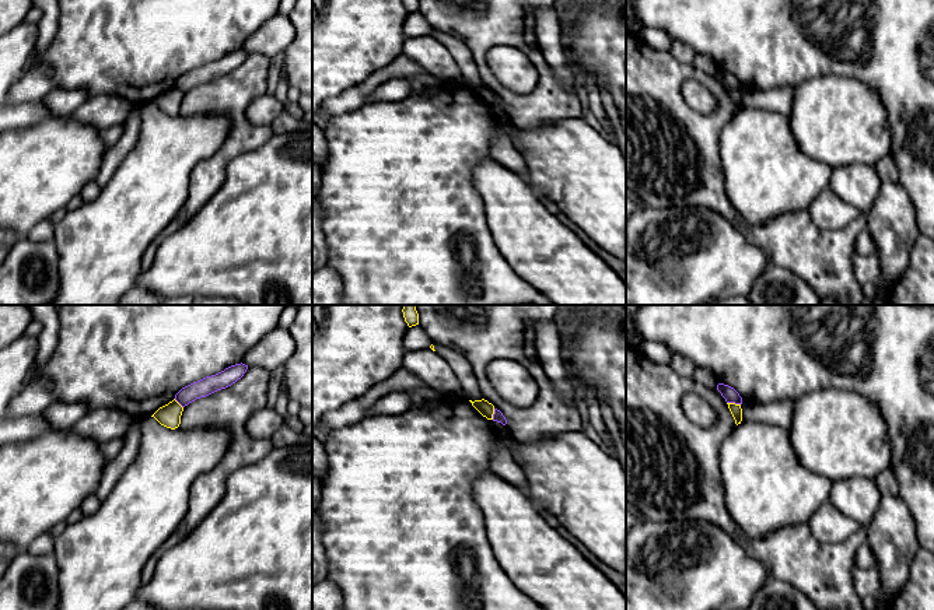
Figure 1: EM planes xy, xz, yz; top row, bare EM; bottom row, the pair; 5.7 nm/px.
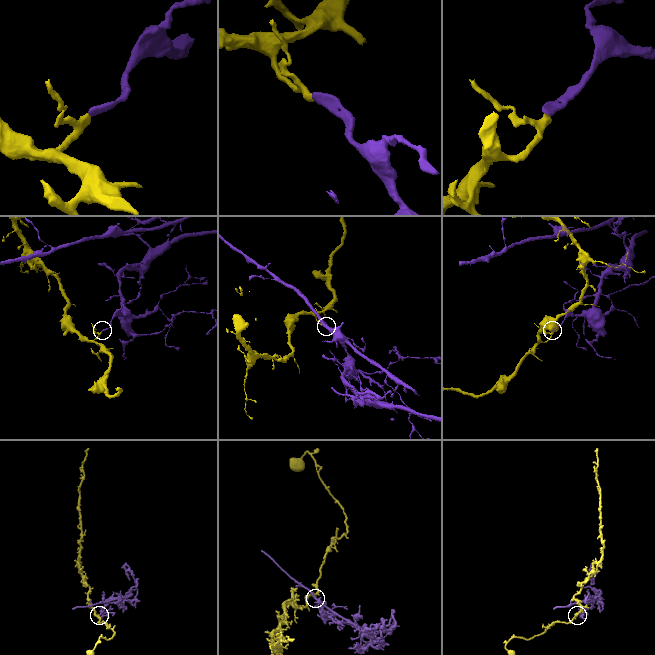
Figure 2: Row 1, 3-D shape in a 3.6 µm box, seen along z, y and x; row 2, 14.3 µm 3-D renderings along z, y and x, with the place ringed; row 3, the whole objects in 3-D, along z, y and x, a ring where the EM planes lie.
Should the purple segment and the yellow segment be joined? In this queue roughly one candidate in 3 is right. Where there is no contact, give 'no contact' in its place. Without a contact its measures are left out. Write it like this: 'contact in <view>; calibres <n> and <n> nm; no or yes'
contact in yz; calibres 80 and 70 nm; no

